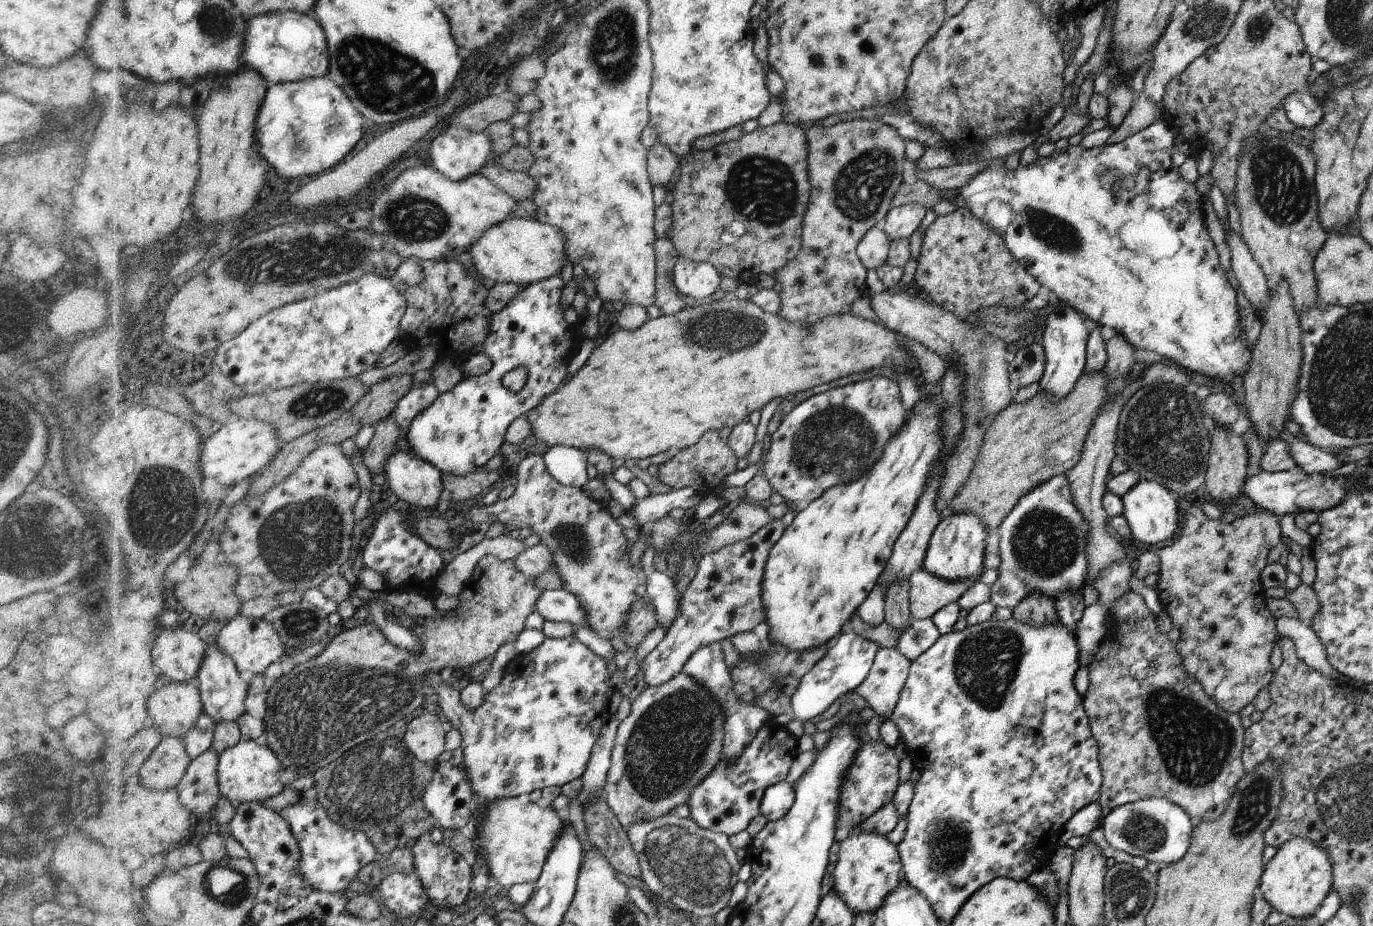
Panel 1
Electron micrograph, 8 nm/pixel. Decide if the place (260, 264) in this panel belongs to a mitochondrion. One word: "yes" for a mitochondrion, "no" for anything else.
yes

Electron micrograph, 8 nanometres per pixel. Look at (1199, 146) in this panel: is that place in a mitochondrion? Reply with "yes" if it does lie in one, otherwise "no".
no

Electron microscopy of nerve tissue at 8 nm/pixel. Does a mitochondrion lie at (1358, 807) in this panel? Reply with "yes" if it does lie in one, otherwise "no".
yes

